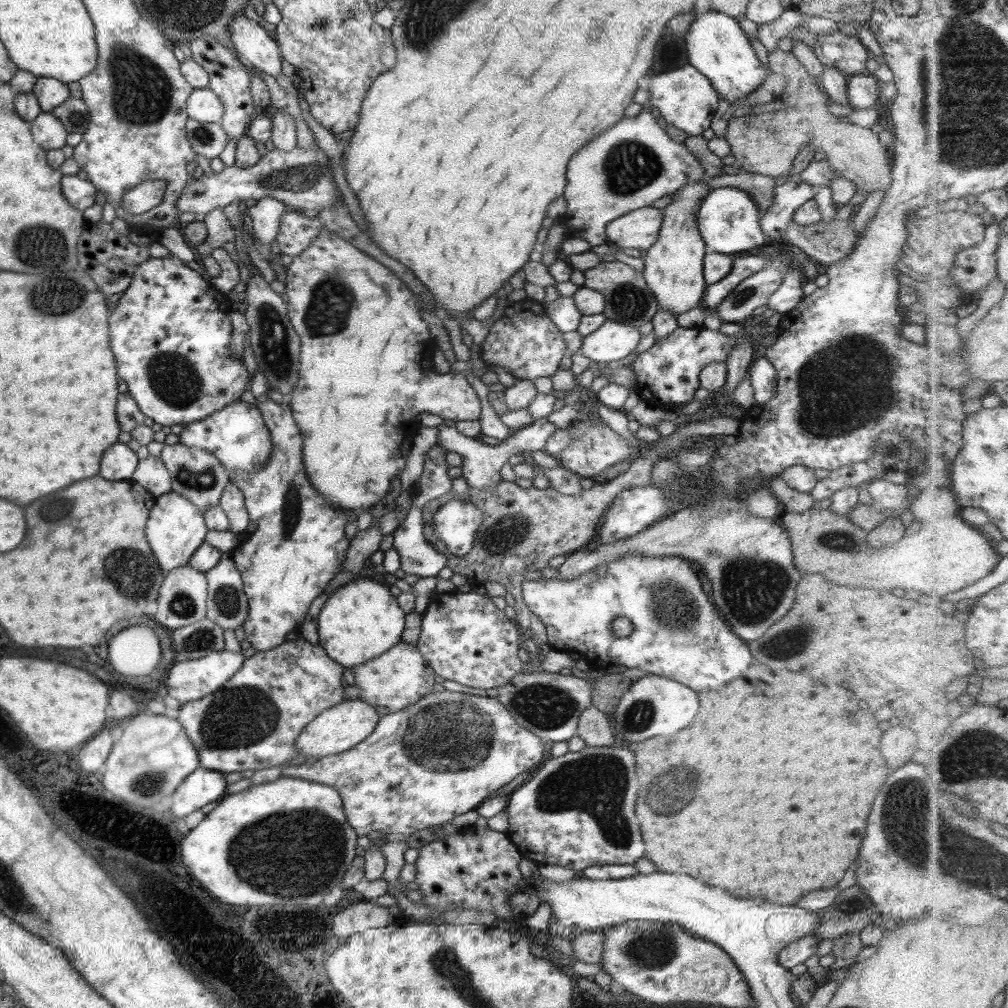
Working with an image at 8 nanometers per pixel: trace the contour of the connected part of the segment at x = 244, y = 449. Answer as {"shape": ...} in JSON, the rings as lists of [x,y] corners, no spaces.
{"shape":[[[241,400],[228,404],[222,410],[216,410],[204,420],[188,423],[179,434],[180,444],[208,450],[225,467],[229,475],[239,471],[246,475],[260,471],[265,463],[269,462],[272,454],[270,440],[272,437],[264,424],[260,409]]]}

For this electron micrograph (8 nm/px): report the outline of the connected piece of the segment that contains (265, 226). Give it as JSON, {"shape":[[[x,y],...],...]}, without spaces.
{"shape":[[[264,196],[256,204],[248,208],[248,216],[252,219],[252,230],[256,240],[260,242],[262,258],[270,258],[272,243],[275,242],[282,215],[288,211],[288,206],[276,198]]]}

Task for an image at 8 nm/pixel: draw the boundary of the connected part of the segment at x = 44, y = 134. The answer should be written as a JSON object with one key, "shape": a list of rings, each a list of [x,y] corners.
{"shape":[[[41,112],[31,122],[31,131],[40,146],[47,151],[61,149],[67,144],[69,133],[51,112]]]}

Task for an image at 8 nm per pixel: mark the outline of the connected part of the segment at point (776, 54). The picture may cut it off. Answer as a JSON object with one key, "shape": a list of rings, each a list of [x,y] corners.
{"shape":[[[775,48],[768,55],[769,67],[772,73],[780,73],[786,77],[786,86],[784,92],[779,95],[779,100],[784,102],[783,109],[758,114],[743,115],[732,117],[729,120],[724,134],[724,139],[730,145],[731,155],[734,156],[735,162],[741,171],[758,173],[772,178],[778,176],[789,177],[792,172],[792,162],[804,149],[806,145],[812,145],[814,150],[823,150],[826,159],[838,176],[853,182],[860,190],[872,194],[876,190],[886,190],[892,184],[893,174],[891,173],[891,151],[886,150],[880,143],[878,134],[871,129],[856,126],[852,122],[846,122],[844,117],[834,116],[829,110],[829,96],[821,88],[821,80],[812,76],[806,70],[805,66],[794,56],[793,52],[782,51]]]}

